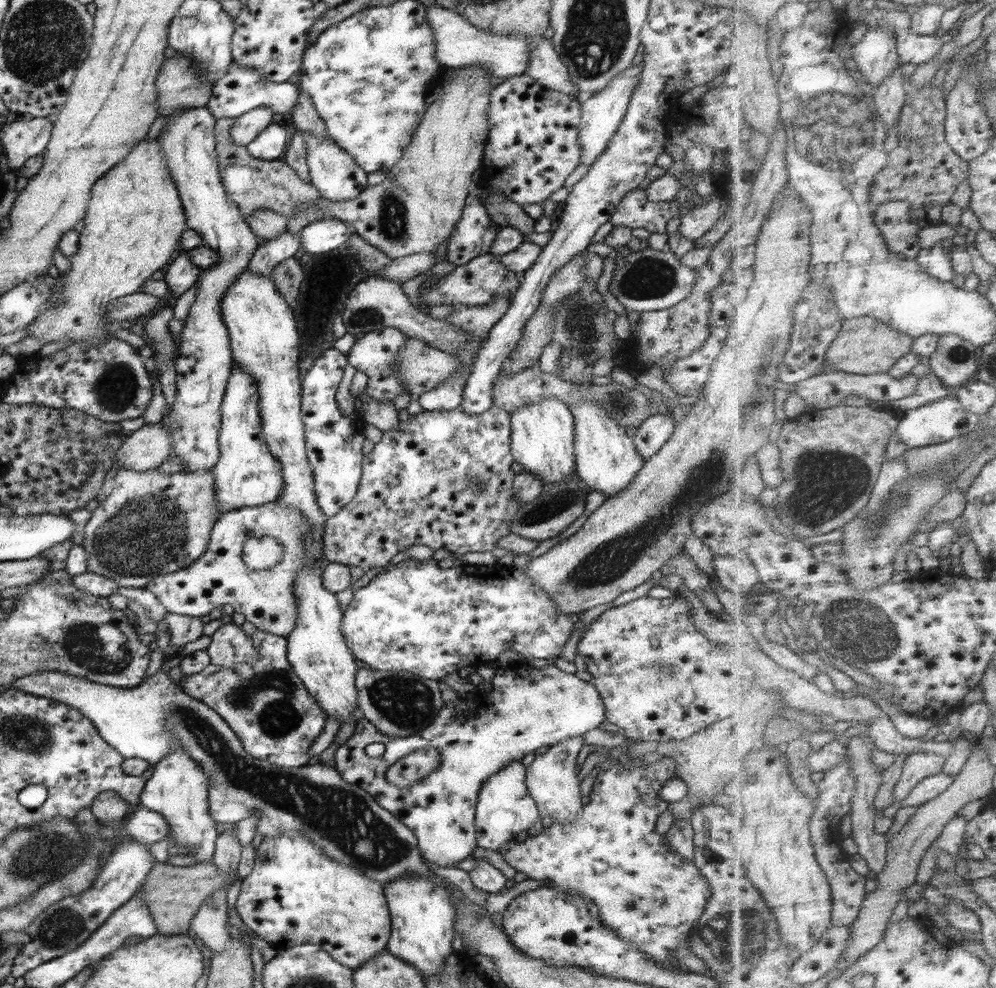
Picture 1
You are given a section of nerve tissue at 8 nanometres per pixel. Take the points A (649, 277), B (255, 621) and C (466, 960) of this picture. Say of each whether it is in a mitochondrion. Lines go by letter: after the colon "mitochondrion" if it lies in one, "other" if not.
A: mitochondrion
B: other
C: other

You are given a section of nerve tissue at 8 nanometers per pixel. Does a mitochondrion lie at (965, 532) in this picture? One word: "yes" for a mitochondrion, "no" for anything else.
no

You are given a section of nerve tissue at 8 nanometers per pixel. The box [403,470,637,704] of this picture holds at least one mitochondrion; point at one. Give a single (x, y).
(553, 505)

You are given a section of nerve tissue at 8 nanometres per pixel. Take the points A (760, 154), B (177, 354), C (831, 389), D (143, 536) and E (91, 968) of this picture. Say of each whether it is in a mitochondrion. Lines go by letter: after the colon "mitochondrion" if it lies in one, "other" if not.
A: other
B: other
C: other
D: mitochondrion
E: other

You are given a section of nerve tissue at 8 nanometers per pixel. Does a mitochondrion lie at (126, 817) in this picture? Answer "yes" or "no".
no

